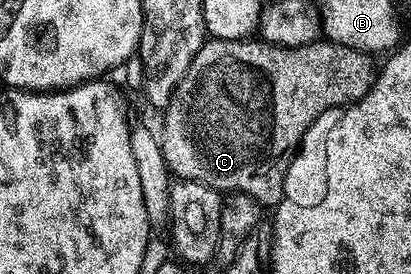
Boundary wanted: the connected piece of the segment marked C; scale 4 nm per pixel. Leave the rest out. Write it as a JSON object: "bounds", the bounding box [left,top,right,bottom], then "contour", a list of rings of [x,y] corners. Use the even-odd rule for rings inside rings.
{"bounds":[161,39,377,206],"contour":[[[208,39],[197,50],[197,58],[189,62],[189,70],[185,78],[177,86],[173,98],[167,109],[165,109],[165,120],[163,122],[163,132],[161,131],[161,143],[163,148],[164,160],[170,171],[176,177],[183,180],[196,180],[202,184],[208,184],[209,187],[218,190],[223,194],[232,192],[243,192],[247,196],[252,196],[261,206],[277,206],[283,200],[283,183],[285,174],[291,165],[291,159],[299,151],[299,143],[303,141],[303,136],[309,130],[309,126],[325,110],[330,108],[341,108],[356,104],[375,84],[377,75],[377,64],[374,64],[372,57],[365,52],[359,52],[355,48],[350,48],[344,44],[332,44],[322,42],[323,44],[311,44],[312,42],[301,42],[295,48],[280,46],[275,44],[251,44],[242,40],[217,40]]]}

